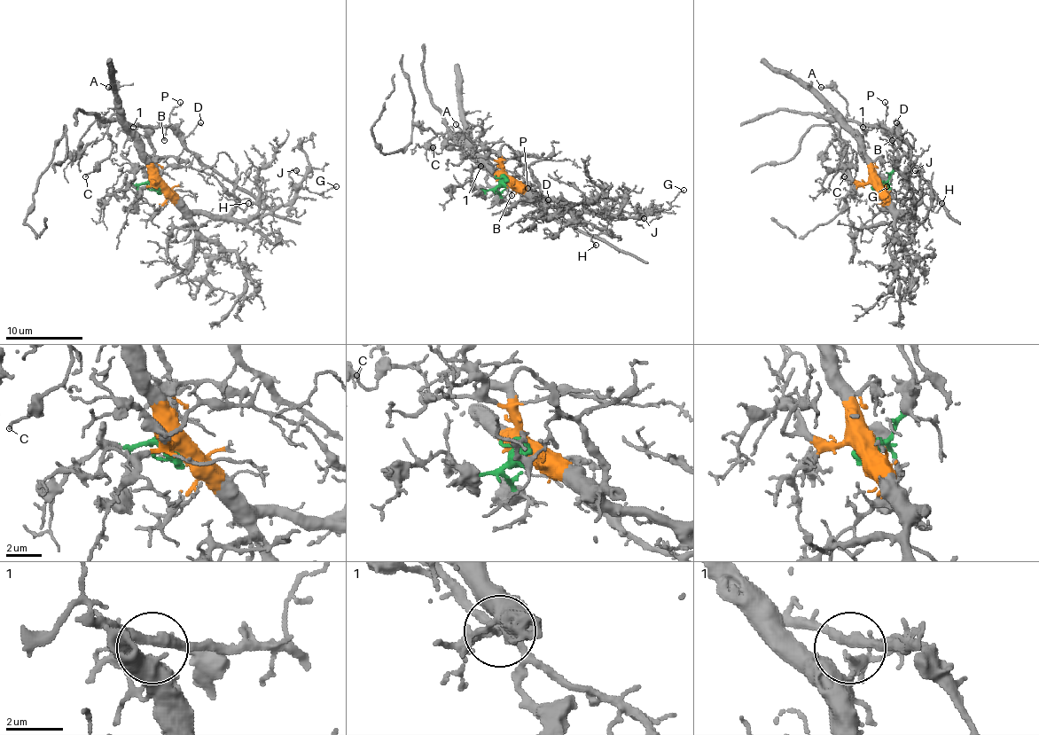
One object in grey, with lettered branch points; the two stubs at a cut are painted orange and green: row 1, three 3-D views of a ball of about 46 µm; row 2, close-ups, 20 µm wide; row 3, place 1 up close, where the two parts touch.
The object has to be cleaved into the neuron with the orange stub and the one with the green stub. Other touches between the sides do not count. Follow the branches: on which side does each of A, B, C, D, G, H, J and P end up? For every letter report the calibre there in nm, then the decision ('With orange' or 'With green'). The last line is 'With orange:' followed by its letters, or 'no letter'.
A: Thickness 120 nm. With green
B: Thickness 140 nm. With green
C: Thickness 120 nm. With green
D: Thickness 140 nm. With green
G: Thickness 100 nm. With orange
H: Thickness 120 nm. With orange
J: Thickness 140 nm. With orange
P: Thickness 90 nm. With green
With orange: G, H, J

